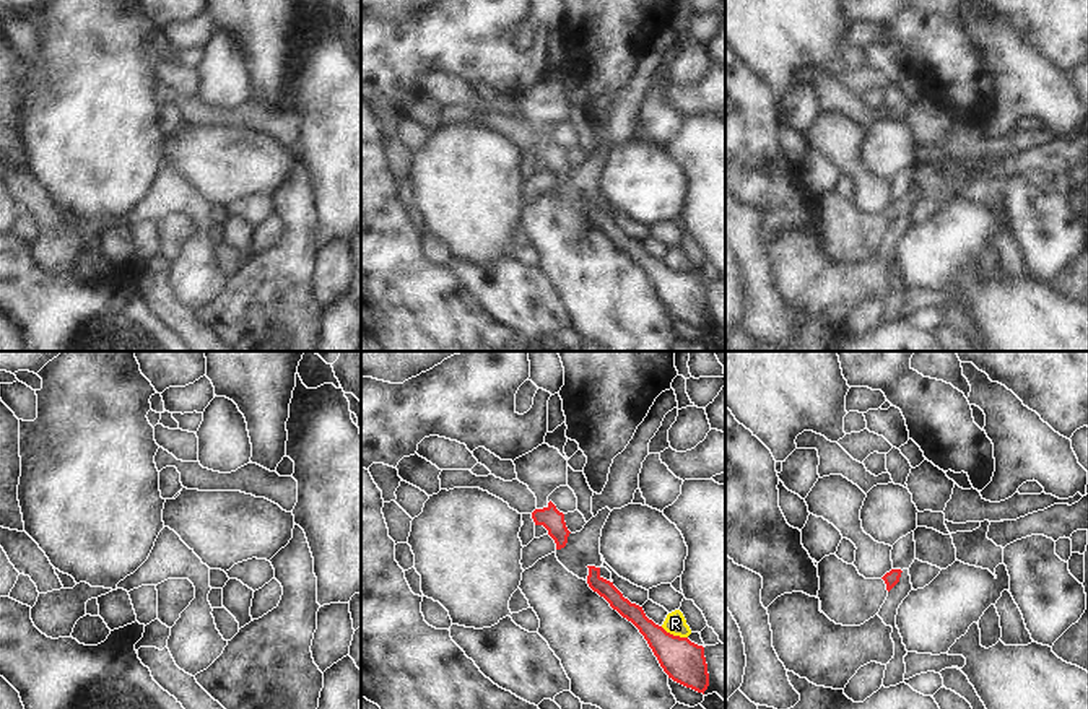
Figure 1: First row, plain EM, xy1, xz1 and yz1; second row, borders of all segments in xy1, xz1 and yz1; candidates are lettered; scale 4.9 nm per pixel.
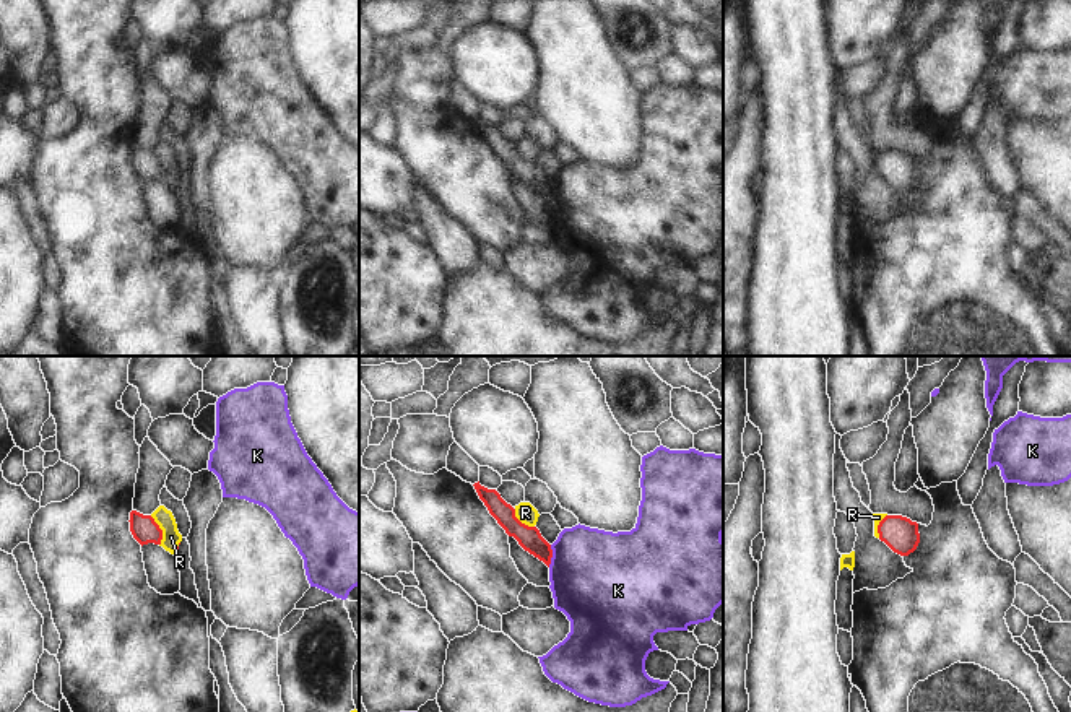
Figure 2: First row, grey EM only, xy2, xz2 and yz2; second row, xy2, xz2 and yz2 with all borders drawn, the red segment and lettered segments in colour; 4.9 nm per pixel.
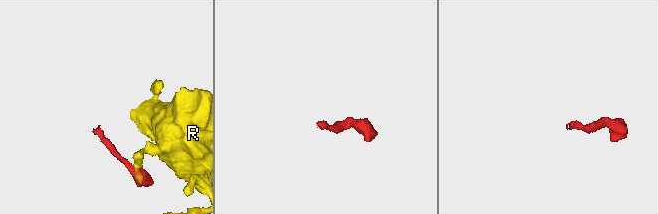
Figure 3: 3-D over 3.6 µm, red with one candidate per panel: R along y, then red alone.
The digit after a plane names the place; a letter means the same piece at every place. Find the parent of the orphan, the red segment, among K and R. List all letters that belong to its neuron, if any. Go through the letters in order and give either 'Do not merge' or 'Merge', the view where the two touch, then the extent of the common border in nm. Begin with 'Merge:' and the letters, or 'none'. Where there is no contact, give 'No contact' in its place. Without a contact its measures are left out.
Merge: none
K: Do not merge. Touches red in xz2. Shared border 110 nm
R: Do not merge. Touches red in xy2. Shared border 160 nm

